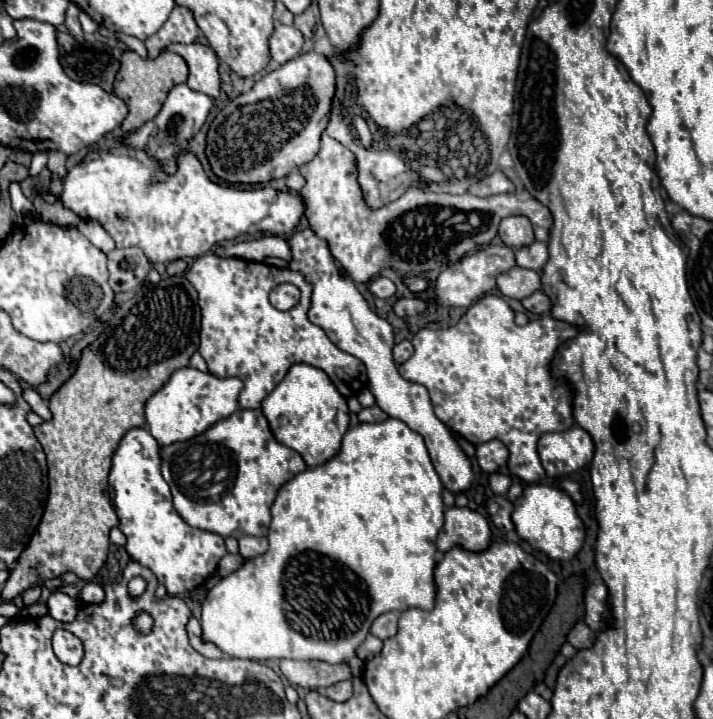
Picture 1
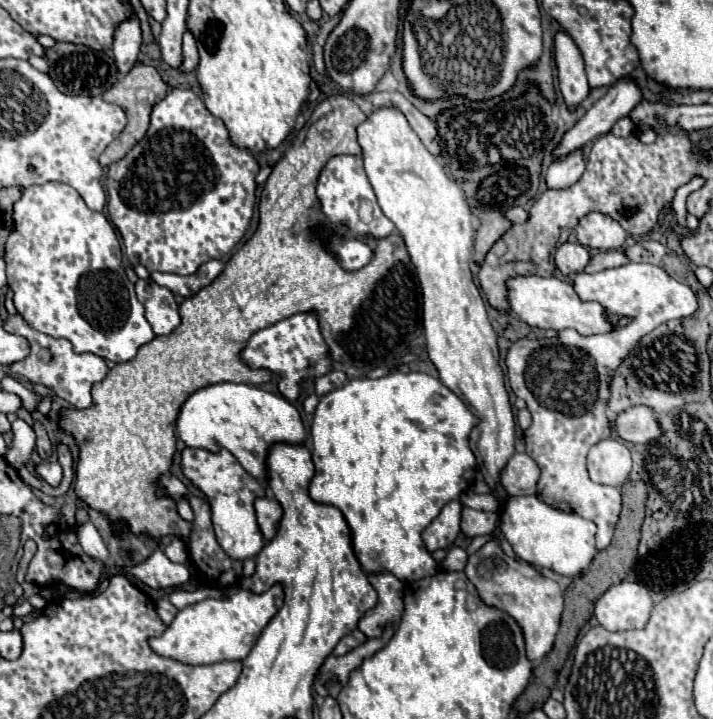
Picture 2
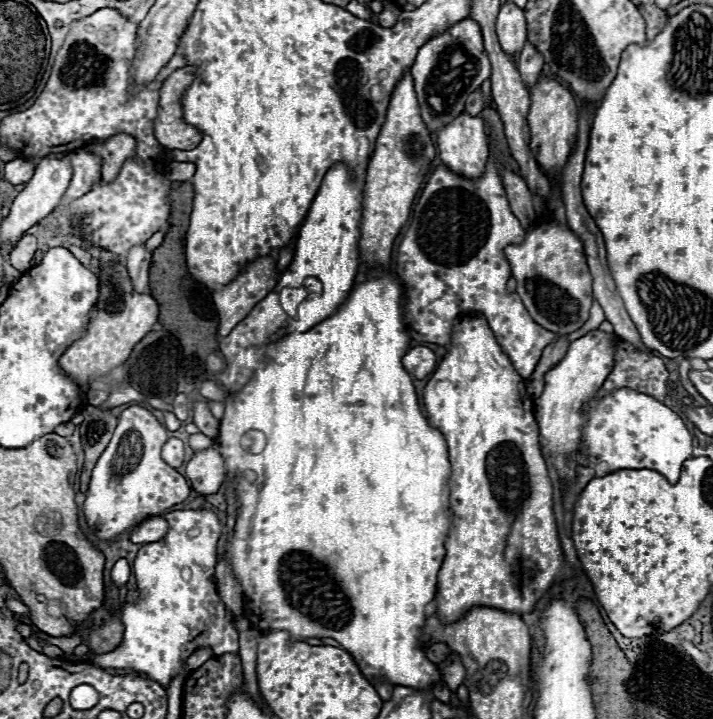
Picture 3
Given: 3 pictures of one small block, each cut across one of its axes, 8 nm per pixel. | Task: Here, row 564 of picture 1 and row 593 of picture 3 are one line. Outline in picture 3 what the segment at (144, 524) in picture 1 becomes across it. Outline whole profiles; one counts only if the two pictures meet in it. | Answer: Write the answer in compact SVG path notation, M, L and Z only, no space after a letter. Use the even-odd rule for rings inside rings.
M174 510L166 514L166 520L170 522L168 534L158 542L146 544L134 560L134 574L136 574L136 582L138 582L138 590L142 592L142 598L136 604L124 606L122 622L126 626L126 632L124 632L122 646L118 650L108 654L98 654L94 658L94 664L100 668L132 668L136 672L148 674L152 680L164 686L170 684L172 676L184 674L188 656L198 648L210 646L218 656L224 652L238 652L238 632L232 626L232 616L228 608L222 604L214 582L218 538L222 530L218 516L210 510ZM184 568L192 572L190 580L182 578Z

